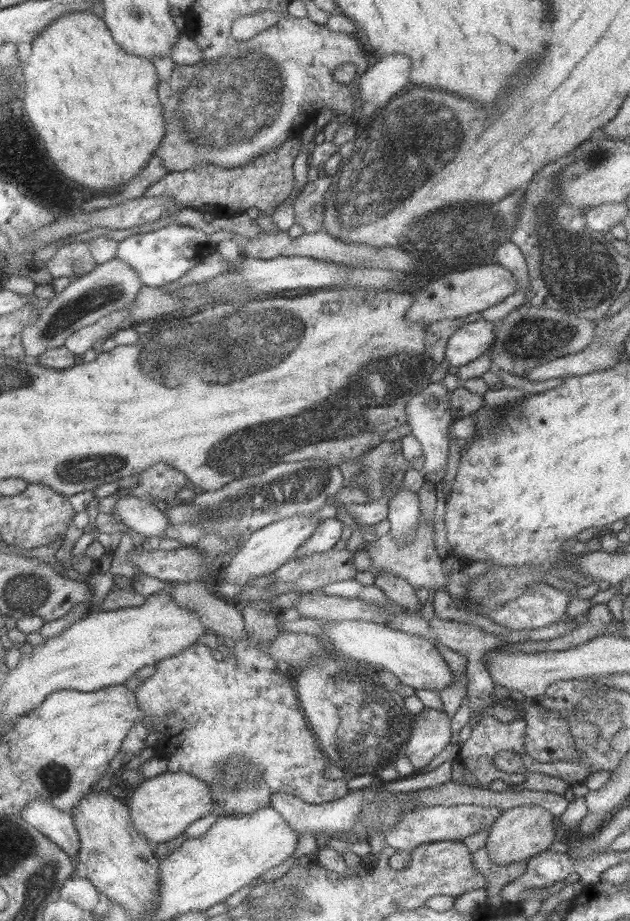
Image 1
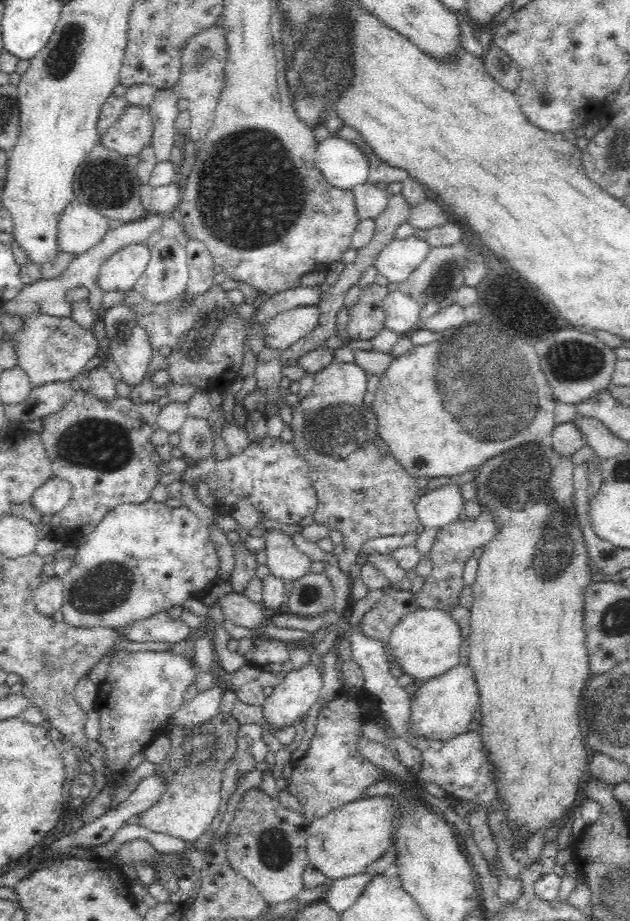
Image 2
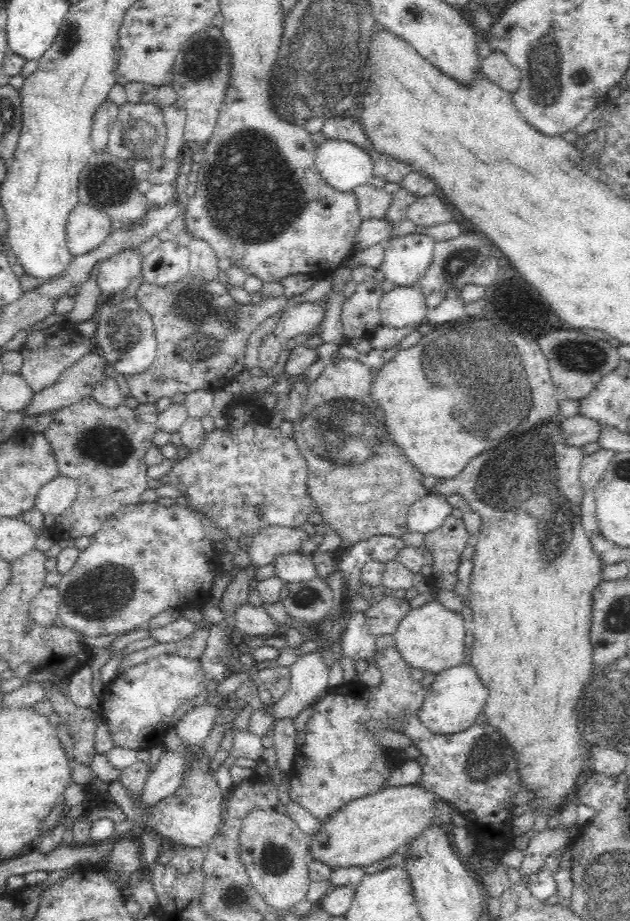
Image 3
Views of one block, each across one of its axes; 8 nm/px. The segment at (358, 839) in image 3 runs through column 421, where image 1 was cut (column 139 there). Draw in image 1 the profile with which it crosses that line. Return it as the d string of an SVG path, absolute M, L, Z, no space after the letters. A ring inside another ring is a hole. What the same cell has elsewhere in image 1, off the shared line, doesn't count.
M167 771L141 781L137 788L127 790L125 803L135 830L147 842L155 845L179 836L191 822L207 816L215 806L215 800L209 798L209 788L203 780L187 772Z

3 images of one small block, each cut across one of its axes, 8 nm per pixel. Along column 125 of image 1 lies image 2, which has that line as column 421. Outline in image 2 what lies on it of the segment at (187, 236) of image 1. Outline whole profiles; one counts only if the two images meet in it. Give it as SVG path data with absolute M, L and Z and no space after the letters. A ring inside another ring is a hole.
M414 235L404 239L392 239L377 254L374 265L377 274L385 276L387 282L402 283L424 262L430 246L425 238Z

